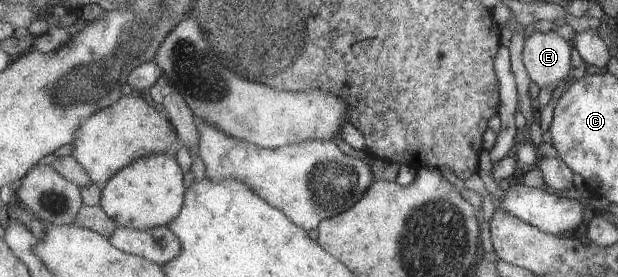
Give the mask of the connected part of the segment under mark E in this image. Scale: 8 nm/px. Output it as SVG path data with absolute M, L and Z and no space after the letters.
M533 31L522 45L522 63L529 80L541 90L551 92L563 78L568 77L571 70L569 54L567 42L553 31L545 34Z

